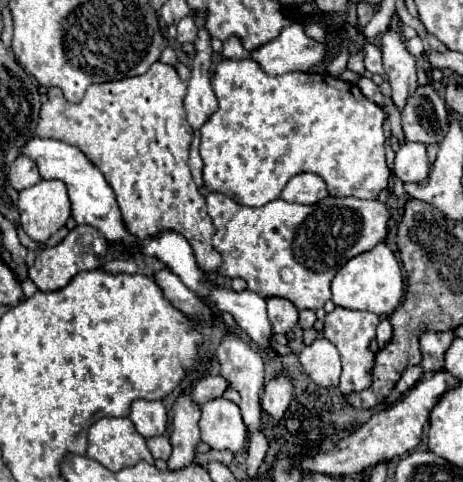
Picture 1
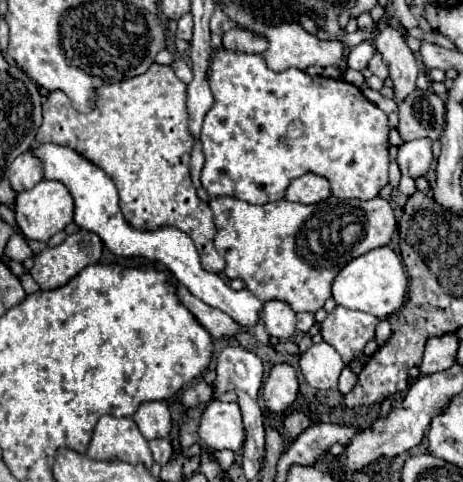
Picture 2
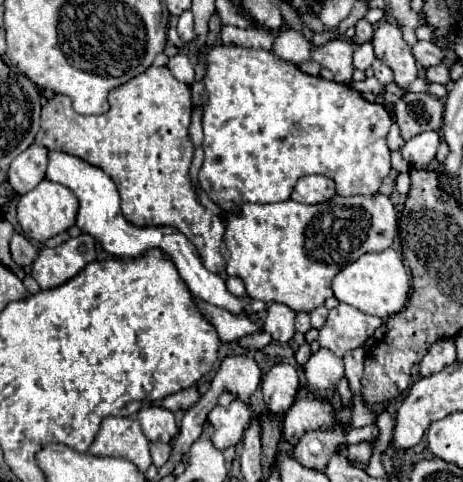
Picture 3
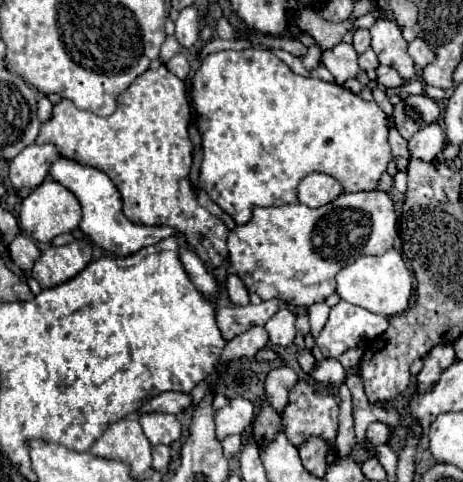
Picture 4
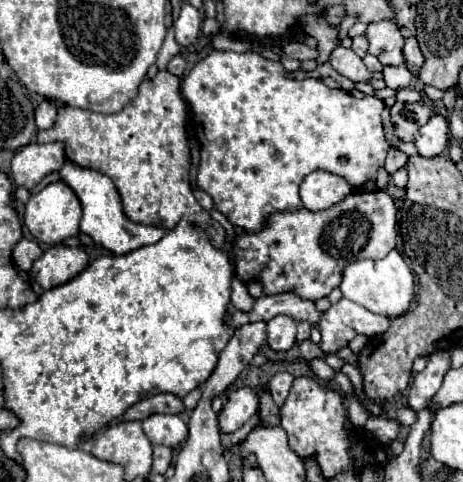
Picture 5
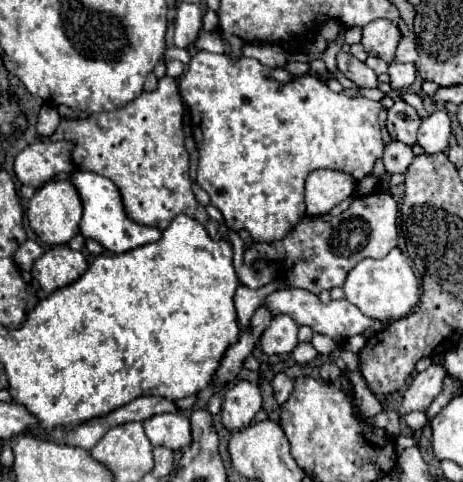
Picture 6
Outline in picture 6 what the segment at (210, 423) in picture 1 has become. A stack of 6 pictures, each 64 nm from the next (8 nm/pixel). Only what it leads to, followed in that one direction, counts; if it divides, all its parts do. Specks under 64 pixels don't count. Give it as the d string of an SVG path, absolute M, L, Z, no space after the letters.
M240 380L232 386L222 402L222 422L224 426L234 432L242 426L248 426L256 412L262 408L262 394L260 388L248 380Z

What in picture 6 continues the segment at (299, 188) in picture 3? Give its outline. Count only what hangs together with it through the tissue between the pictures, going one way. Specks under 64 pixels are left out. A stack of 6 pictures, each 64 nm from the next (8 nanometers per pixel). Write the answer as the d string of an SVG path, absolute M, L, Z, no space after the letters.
M314 170L306 180L306 212L310 216L326 214L354 192L356 180L340 170Z

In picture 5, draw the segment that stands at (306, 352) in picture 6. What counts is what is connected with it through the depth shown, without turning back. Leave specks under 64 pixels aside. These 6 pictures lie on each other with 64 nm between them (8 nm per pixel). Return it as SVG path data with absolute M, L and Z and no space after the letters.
M310 339L305 340L299 346L301 359L309 361L314 358L324 358L327 354L314 344Z

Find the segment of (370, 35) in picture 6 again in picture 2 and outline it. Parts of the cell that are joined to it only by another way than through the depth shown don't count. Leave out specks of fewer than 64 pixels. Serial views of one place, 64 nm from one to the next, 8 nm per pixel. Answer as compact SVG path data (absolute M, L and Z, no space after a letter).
M382 26L376 34L374 48L380 52L384 64L390 70L390 78L394 82L396 100L404 100L416 88L418 64L414 52L408 48L404 34L392 26Z

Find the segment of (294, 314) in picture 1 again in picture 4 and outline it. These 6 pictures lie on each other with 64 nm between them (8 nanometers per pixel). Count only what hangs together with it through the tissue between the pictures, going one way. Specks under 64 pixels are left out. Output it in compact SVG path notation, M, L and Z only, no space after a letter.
M288 310L276 312L266 322L266 332L270 336L270 342L274 346L288 346L288 344L292 344L294 336L296 336L294 322L296 322L296 316L292 312L288 312Z

